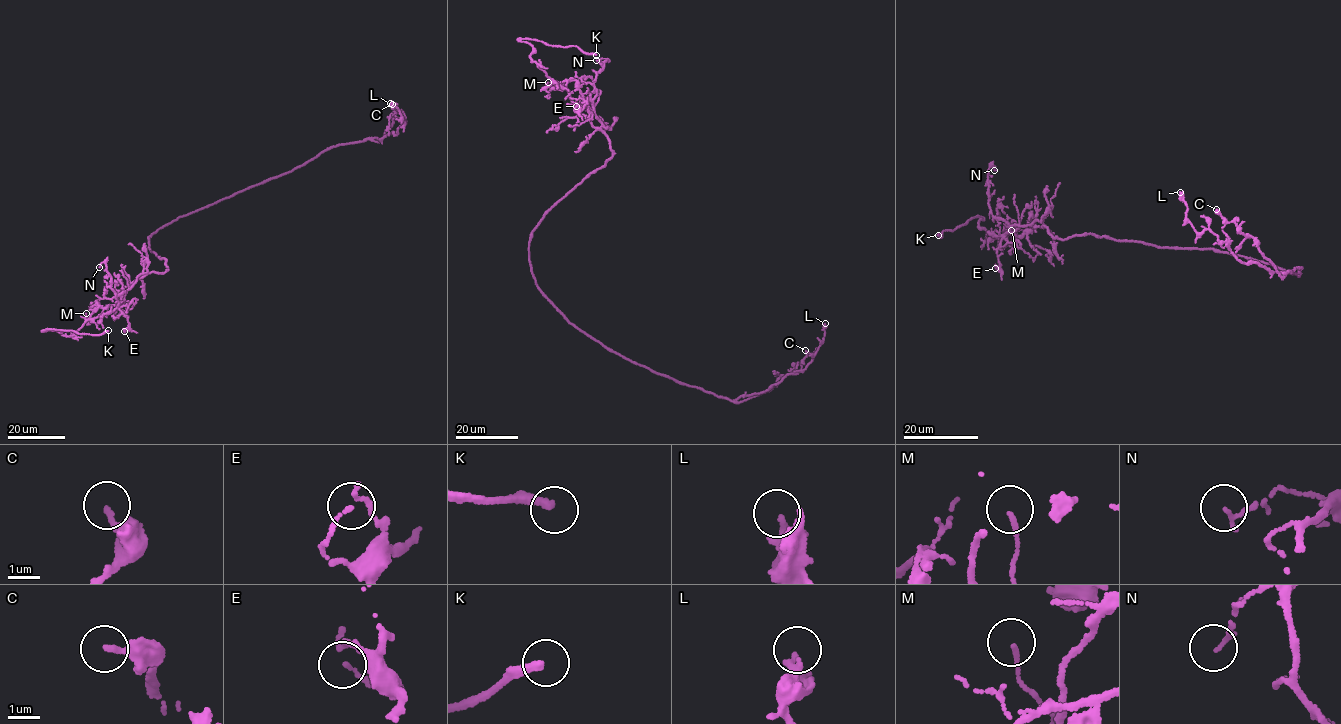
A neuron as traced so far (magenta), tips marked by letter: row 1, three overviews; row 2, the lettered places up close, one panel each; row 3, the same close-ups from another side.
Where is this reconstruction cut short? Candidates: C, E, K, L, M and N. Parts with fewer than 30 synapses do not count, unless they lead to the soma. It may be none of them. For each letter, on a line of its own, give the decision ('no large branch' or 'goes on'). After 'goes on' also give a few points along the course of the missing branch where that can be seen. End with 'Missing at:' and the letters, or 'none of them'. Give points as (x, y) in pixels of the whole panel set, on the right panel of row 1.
C: no large branch
E: no large branch
K: goes on; course (938, 235), (931, 227), (922, 231)
L: no large branch
M: no large branch
N: no large branch
Missing at: K

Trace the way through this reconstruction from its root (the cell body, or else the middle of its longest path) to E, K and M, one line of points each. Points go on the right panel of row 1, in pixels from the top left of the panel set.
E: (1239, 255), (1091, 233), (1063, 239), (1036, 226), (1016, 237), (1005, 233), (997, 252), (1002, 271), (995, 268)
K: (1239, 255), (1161, 248), (1091, 233), (1063, 239), (1052, 237), (1044, 226), (987, 241), (978, 217), (938, 235)
M: (1239, 255), (1091, 233), (1063, 239), (1044, 226), (1016, 237), (1006, 227), (1010, 243), (1011, 230)

